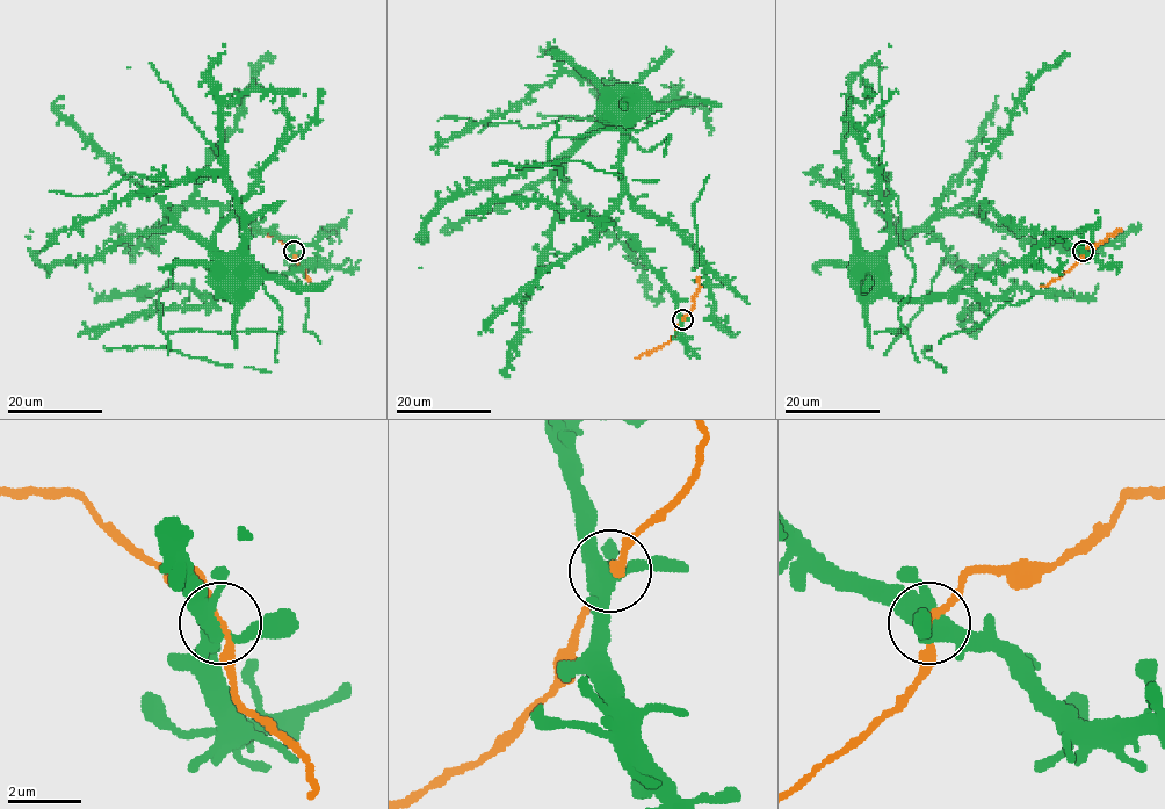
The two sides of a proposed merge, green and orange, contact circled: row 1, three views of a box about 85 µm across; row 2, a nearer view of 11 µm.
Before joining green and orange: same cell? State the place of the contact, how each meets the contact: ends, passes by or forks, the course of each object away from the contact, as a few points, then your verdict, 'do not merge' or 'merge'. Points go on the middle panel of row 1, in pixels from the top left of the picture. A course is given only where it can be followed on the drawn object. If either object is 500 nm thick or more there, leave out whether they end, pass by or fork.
at (682, 319); green forks there; orange passes by; green runs (682, 319), (674, 294), (649, 262), (644, 251), (634, 238), (585, 210), (566, 189), (564, 161), (621, 113); orange runs (682, 319), (674, 334), (663, 345), (636, 359); merge

